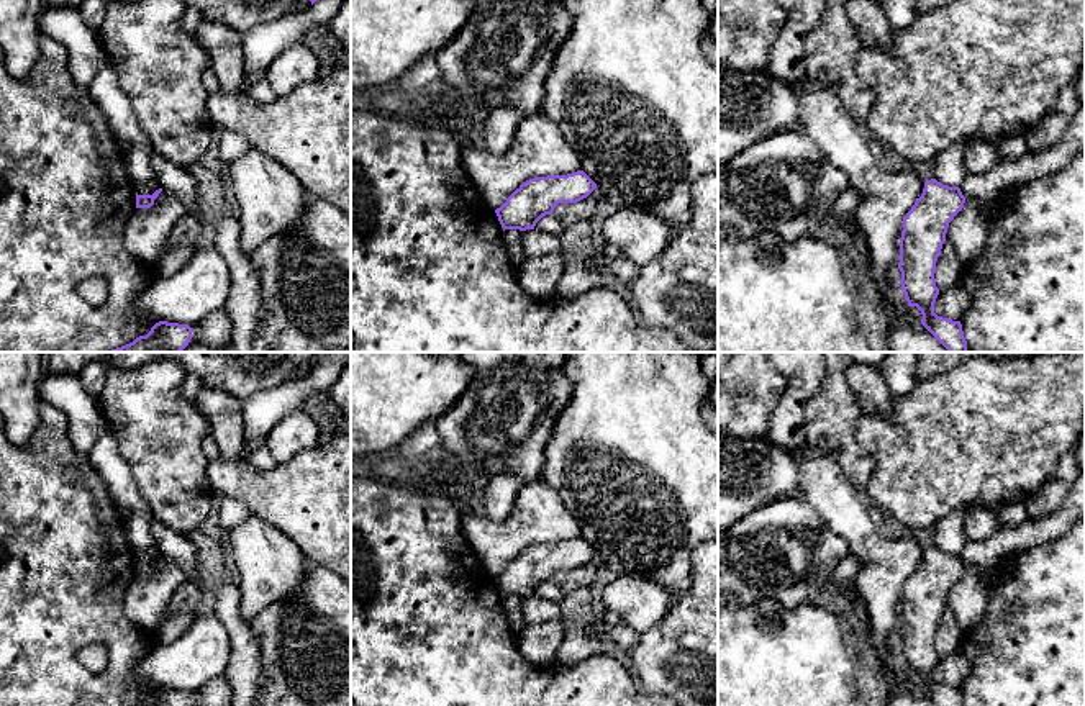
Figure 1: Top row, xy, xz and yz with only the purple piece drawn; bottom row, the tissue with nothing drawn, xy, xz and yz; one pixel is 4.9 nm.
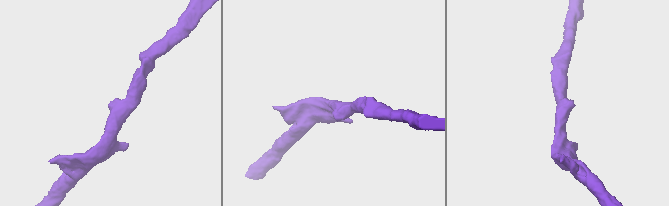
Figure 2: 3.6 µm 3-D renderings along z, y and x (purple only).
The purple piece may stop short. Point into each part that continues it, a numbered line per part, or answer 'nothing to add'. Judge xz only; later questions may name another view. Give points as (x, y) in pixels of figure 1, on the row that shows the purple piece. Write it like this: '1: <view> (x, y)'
nothing to add

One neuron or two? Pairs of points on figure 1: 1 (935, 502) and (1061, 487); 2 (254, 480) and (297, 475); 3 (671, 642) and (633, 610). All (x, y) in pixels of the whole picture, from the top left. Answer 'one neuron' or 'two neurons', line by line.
1: two neurons
2: one neuron
3: two neurons

